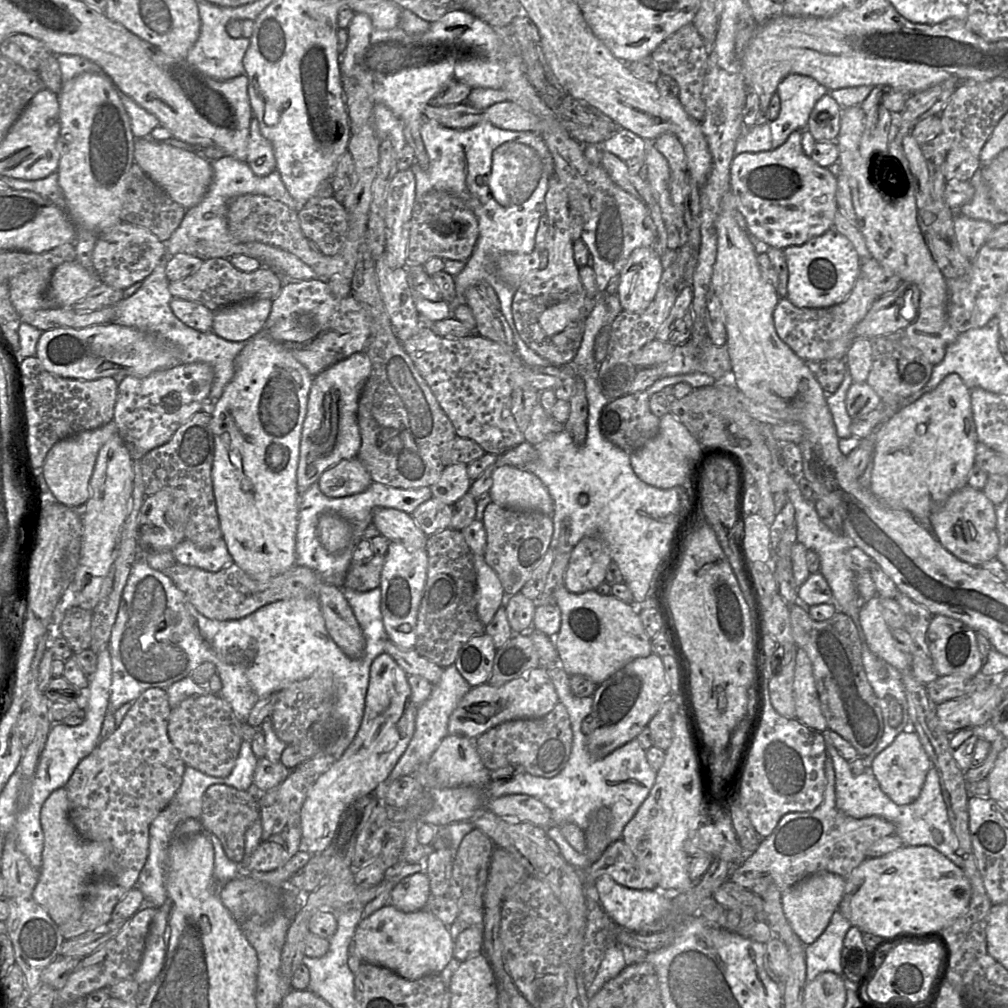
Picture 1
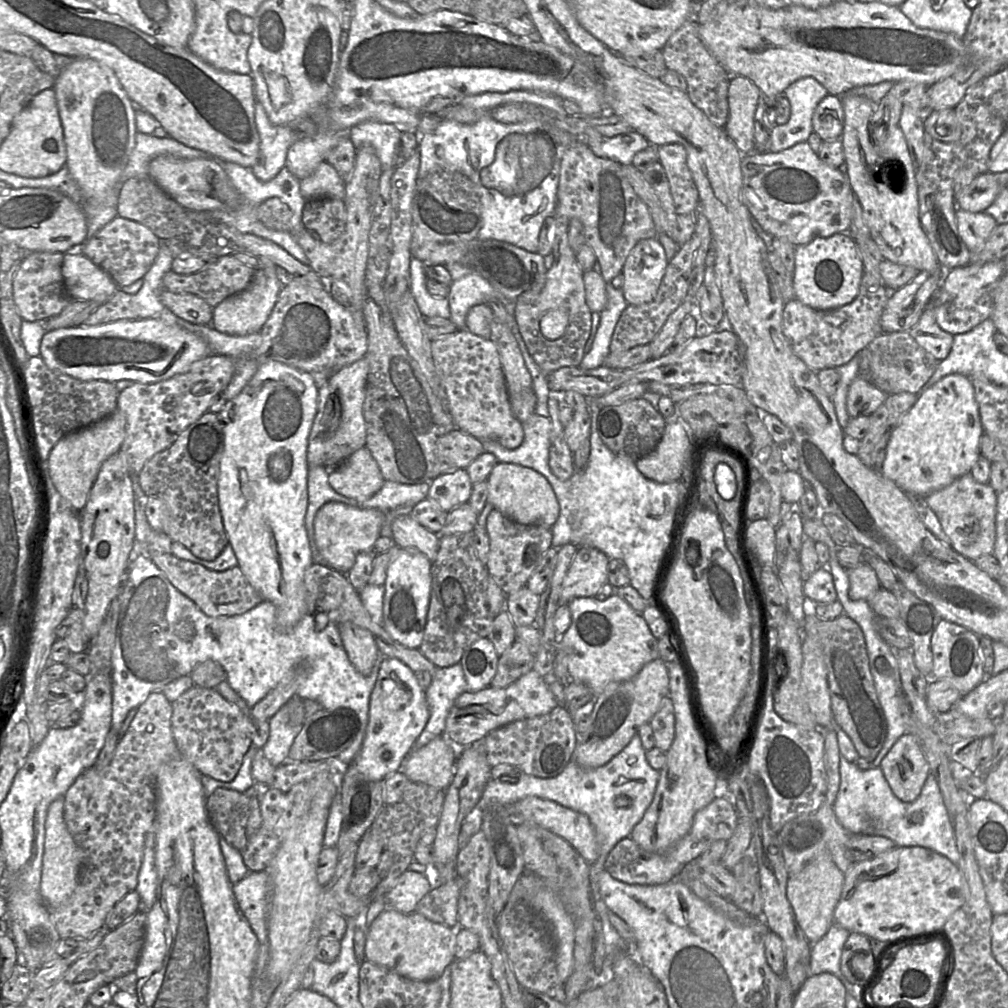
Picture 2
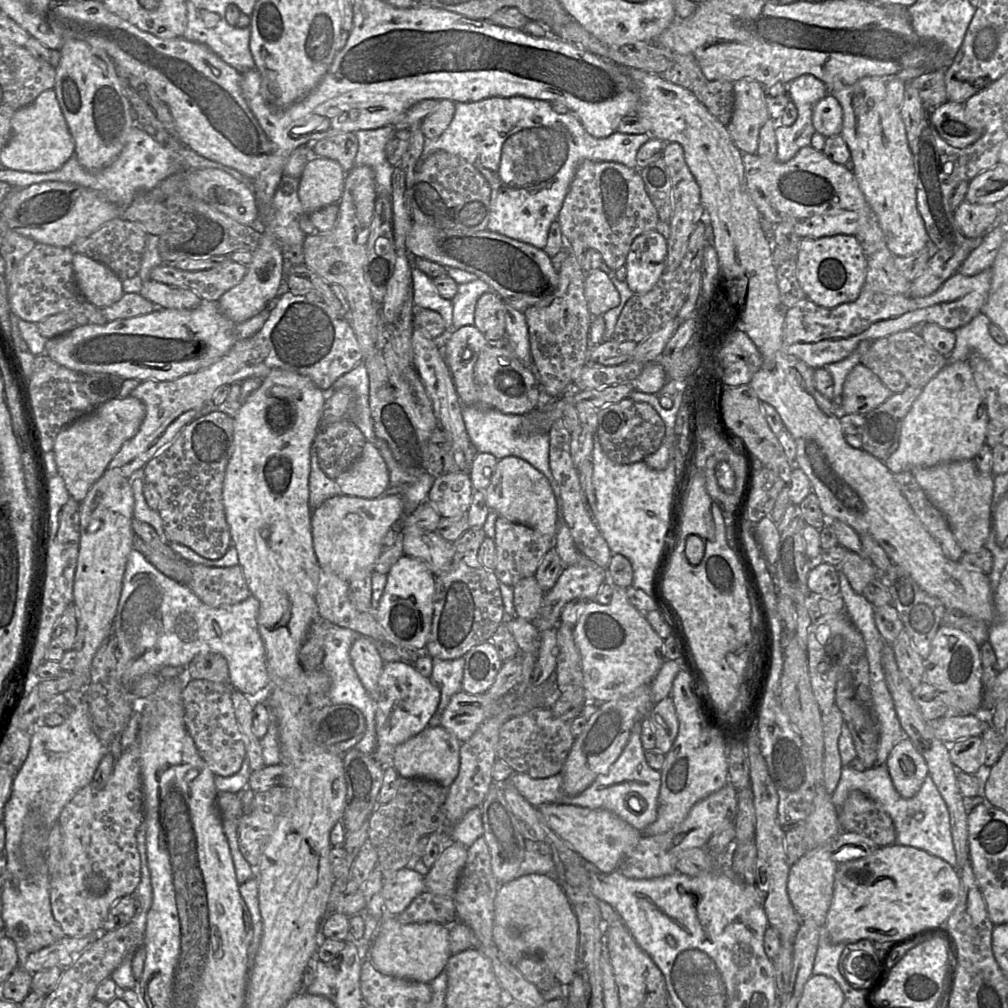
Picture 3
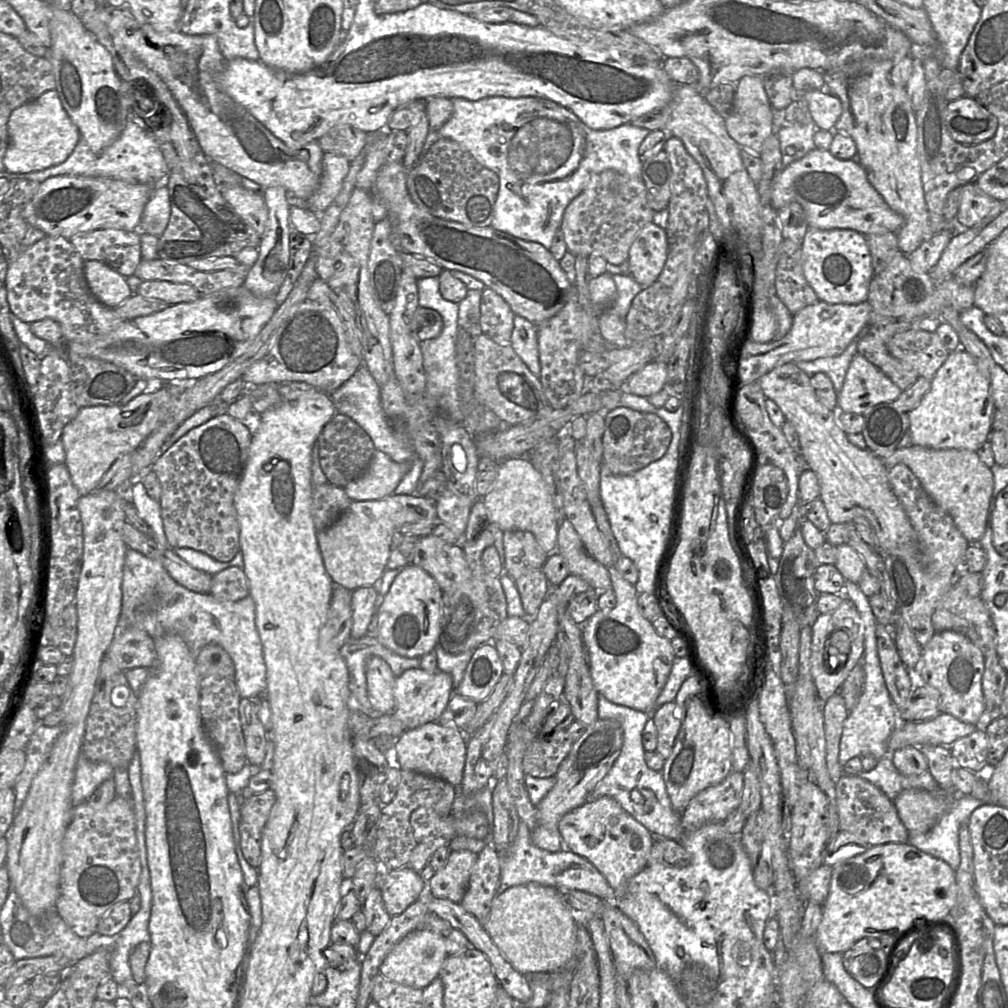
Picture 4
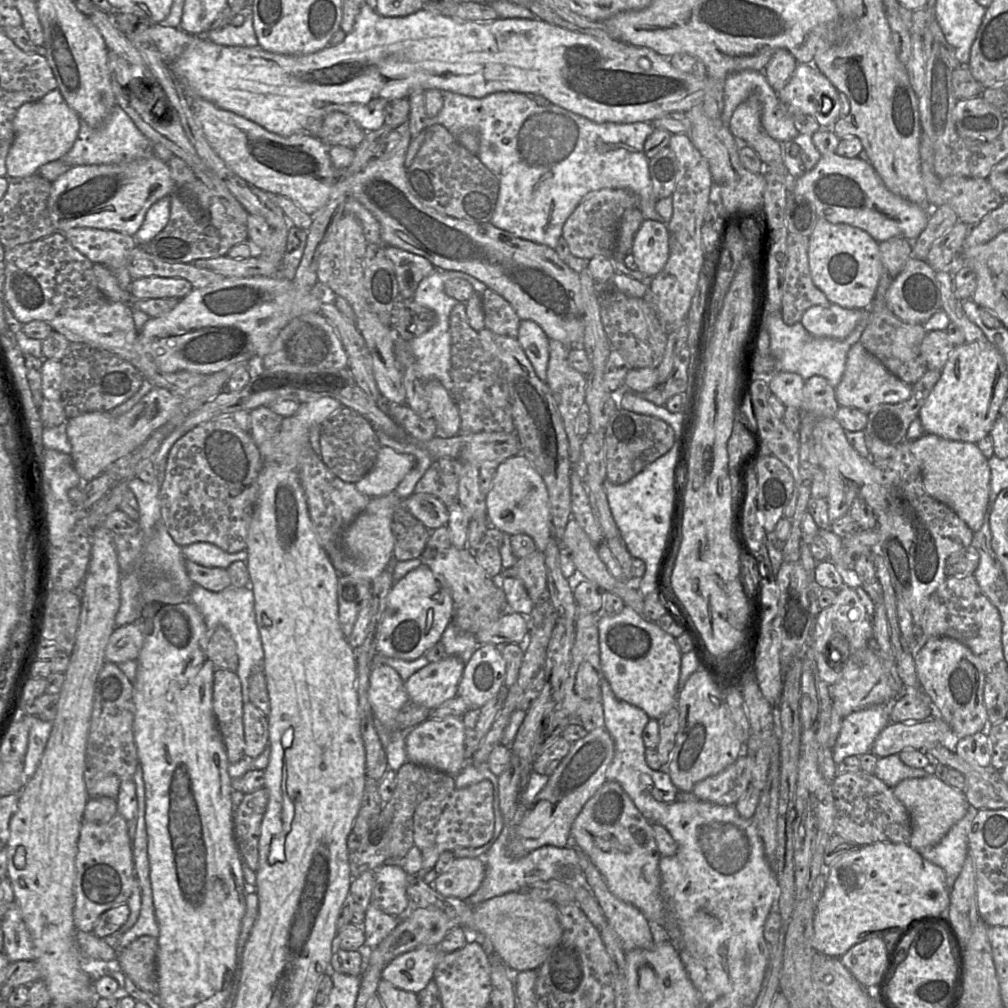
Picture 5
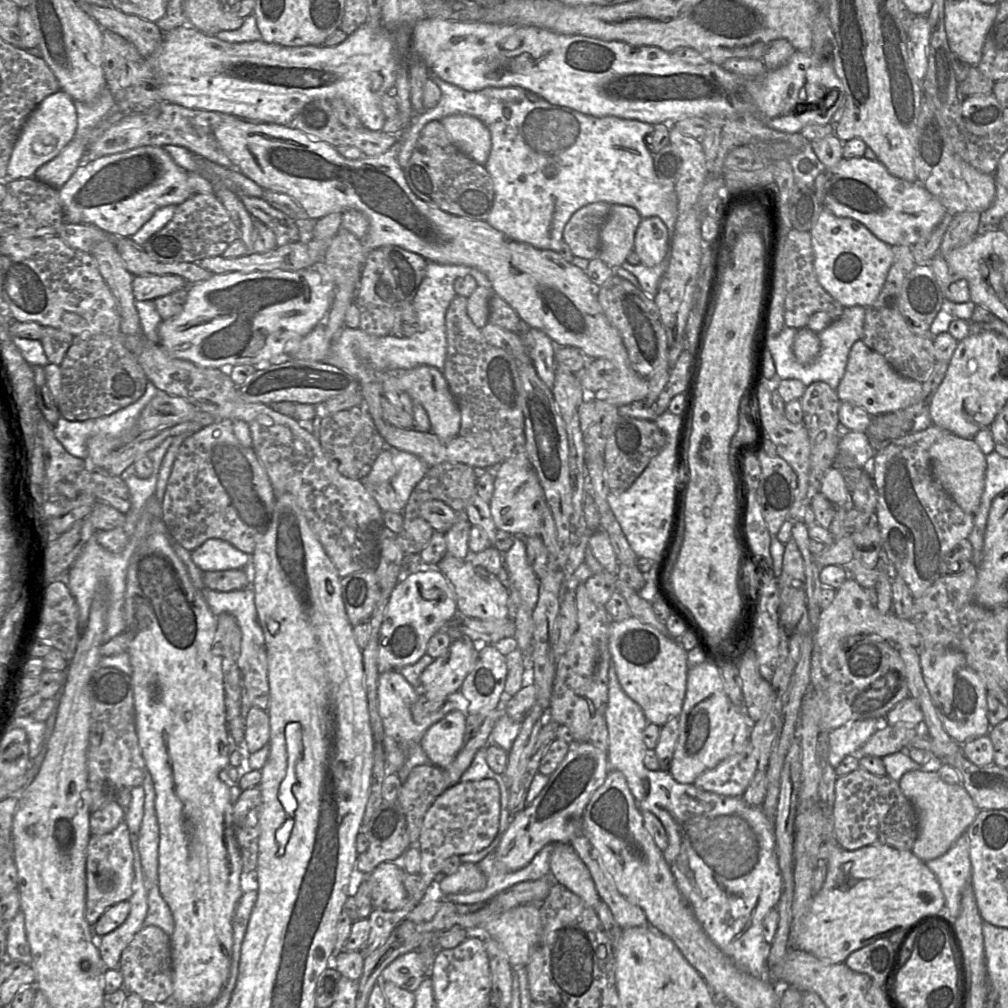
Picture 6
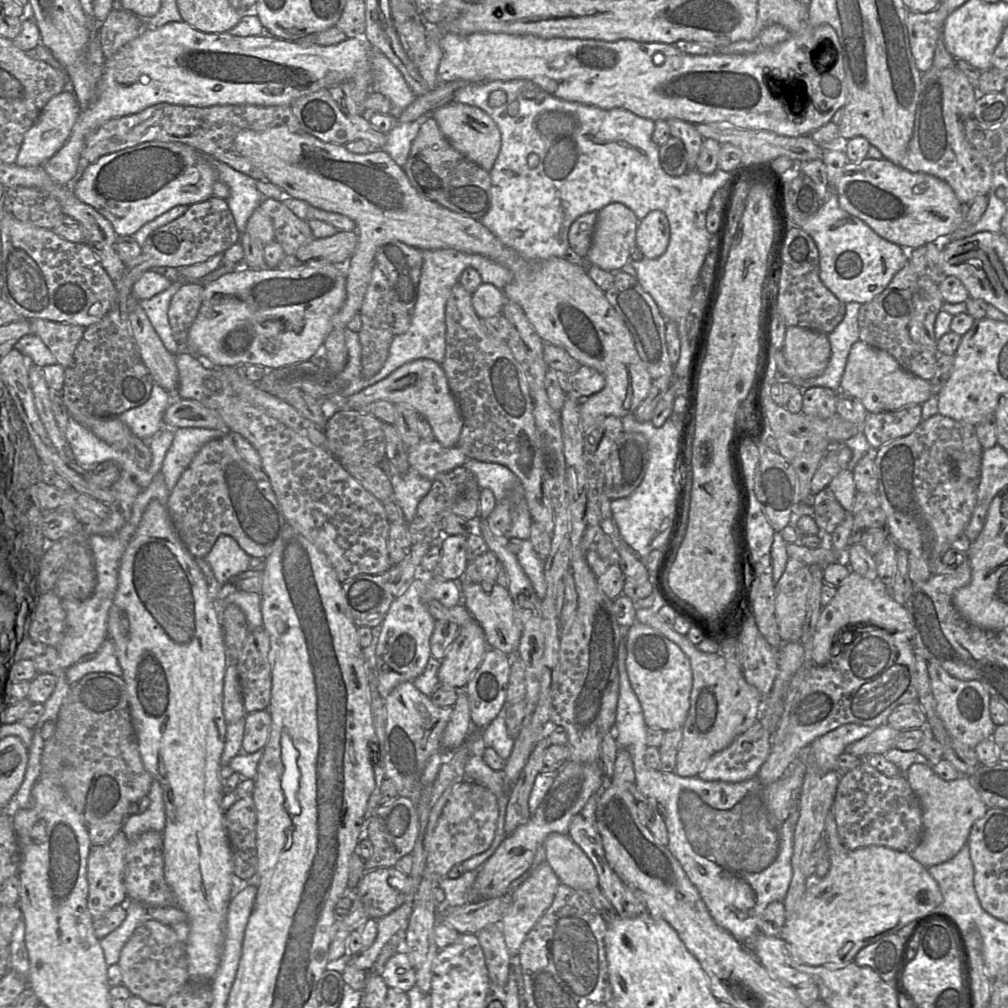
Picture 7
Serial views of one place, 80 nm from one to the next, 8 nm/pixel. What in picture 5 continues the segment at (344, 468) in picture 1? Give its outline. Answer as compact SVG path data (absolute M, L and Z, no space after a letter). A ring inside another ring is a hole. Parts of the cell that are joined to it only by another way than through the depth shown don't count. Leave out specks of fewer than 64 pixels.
M381 447L373 468L355 484L356 489L368 496L379 497L393 493L403 478L415 467L412 455L400 454L389 447Z

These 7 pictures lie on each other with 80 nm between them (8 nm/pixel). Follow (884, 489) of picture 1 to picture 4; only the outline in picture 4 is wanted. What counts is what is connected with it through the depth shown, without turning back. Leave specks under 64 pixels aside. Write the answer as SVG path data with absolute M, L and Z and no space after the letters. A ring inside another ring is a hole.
M959 348L950 352L947 360L932 377L929 390L910 412L908 427L910 443L933 449L953 448L976 451L983 442L989 440L994 412L989 380L982 374L975 359L966 350Z

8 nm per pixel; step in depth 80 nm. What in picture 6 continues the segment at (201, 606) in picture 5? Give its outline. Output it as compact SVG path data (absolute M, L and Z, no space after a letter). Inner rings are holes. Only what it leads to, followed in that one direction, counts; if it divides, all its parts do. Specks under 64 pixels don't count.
M205 587L202 594L214 615L227 612L236 618L242 634L241 642L264 646L264 634L255 607L255 593L251 587L222 592Z

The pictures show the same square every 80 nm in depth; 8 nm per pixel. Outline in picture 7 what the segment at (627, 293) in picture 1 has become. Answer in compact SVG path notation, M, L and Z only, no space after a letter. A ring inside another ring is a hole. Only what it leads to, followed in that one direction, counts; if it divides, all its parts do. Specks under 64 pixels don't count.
M660 210L651 211L639 221L636 232L636 246L648 259L657 259L666 251L670 241L670 225Z

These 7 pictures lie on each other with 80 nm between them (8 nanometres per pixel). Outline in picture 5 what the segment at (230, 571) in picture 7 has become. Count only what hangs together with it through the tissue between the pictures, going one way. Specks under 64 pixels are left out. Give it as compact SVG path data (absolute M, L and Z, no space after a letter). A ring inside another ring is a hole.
M196 542L181 548L186 559L204 567L226 569L236 561L246 563L248 558L245 550L231 554L214 544L206 542Z

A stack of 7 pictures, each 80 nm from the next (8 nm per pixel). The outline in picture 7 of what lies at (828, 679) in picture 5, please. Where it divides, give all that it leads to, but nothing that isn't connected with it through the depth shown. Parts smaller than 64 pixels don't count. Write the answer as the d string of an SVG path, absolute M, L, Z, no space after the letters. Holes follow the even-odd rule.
M851 571L837 588L834 598L822 608L820 613L813 639L814 664L817 666L829 664L832 658L832 647L836 643L843 647L847 645L845 639L848 636L844 632L849 630L852 634L860 633L860 627L863 626L880 628L890 633L902 633L911 642L914 636L914 626L909 611L893 599L879 578L872 581Z

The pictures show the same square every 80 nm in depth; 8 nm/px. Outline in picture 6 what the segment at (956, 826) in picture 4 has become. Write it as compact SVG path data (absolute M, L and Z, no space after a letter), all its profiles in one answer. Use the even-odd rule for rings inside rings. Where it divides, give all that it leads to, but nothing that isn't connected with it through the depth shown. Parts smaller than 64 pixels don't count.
M967 831L944 855L925 863L936 876L945 897L944 913L955 921L960 914L962 890L971 883L972 876Z

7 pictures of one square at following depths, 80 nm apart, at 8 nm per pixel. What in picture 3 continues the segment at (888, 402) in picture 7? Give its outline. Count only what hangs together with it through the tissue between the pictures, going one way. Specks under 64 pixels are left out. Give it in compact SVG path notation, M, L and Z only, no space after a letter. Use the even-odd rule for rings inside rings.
M858 363L851 369L843 384L840 412L865 415L892 394L877 375Z

